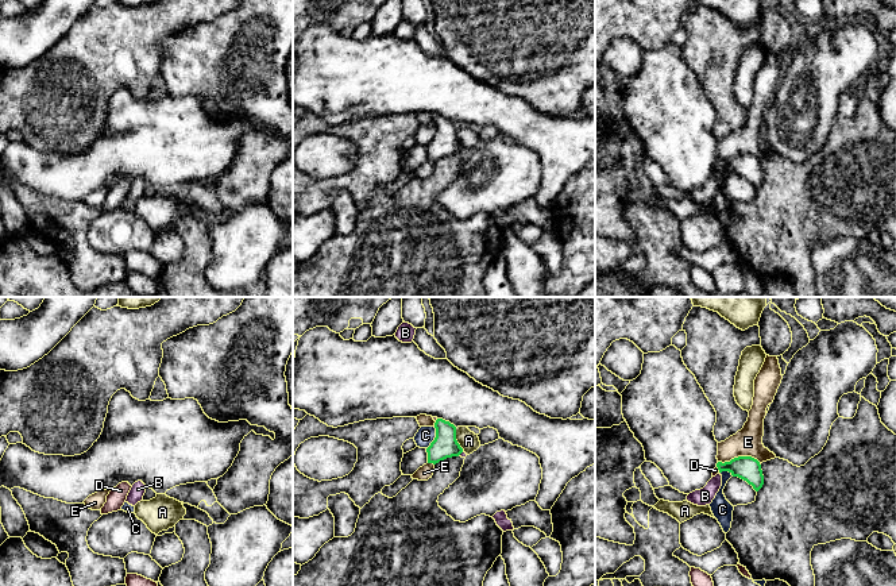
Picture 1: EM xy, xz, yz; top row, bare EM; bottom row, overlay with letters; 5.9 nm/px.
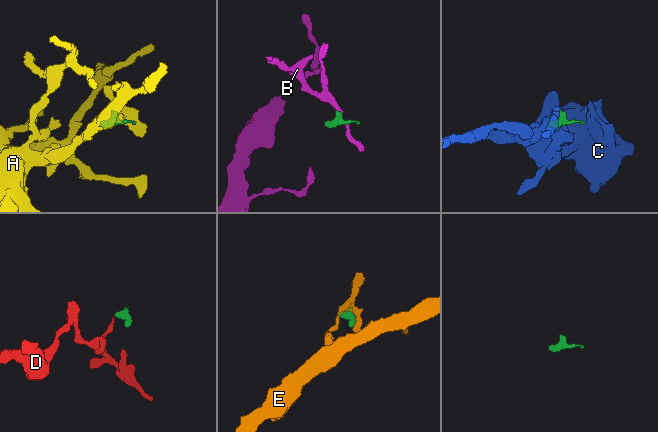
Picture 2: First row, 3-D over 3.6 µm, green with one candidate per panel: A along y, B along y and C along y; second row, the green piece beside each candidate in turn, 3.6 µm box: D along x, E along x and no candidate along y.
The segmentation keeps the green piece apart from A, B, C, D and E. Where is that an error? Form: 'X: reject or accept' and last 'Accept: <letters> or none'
A: reject
B: reject
C: reject
D: accept
E: reject
Accept: D

